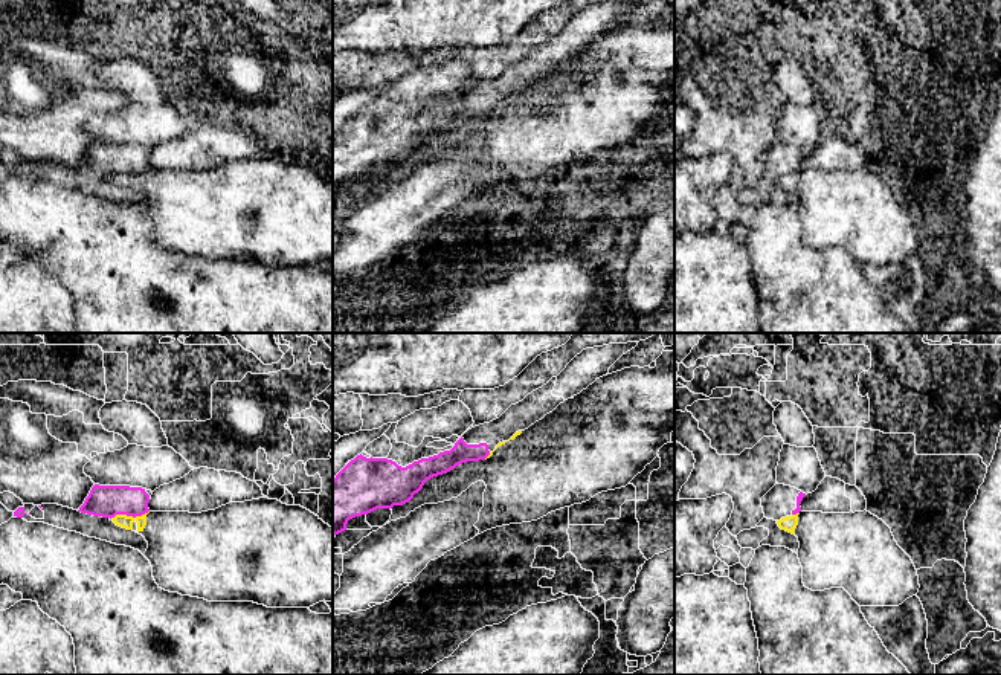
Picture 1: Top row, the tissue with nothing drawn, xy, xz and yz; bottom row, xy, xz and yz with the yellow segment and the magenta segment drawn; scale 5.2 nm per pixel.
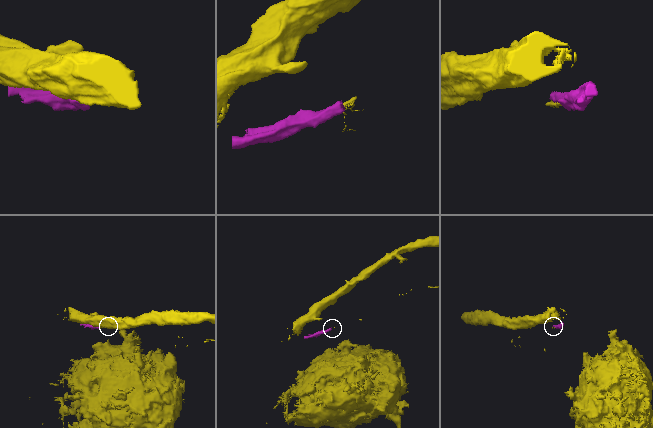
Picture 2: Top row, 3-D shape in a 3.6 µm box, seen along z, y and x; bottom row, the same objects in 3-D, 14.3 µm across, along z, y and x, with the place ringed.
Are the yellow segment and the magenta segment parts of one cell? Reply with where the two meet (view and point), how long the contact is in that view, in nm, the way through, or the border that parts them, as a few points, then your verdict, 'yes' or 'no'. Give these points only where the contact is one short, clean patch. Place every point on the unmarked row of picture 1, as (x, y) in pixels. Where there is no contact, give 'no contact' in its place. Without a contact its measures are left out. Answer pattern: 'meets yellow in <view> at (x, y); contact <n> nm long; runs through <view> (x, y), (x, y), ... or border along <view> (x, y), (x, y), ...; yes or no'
meets yellow in xy at (128, 174); contact 220 nm long; border along xy (148, 168), (135, 174), (115, 173), (110, 176); no

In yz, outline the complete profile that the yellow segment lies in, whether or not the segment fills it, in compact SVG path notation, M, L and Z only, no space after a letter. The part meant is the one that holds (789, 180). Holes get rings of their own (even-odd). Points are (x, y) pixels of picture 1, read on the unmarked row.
M867 168L800 170L777 182L798 195L803 241L812 249L844 246L859 264L899 264L919 250L919 234L911 215L897 203L891 186Z

